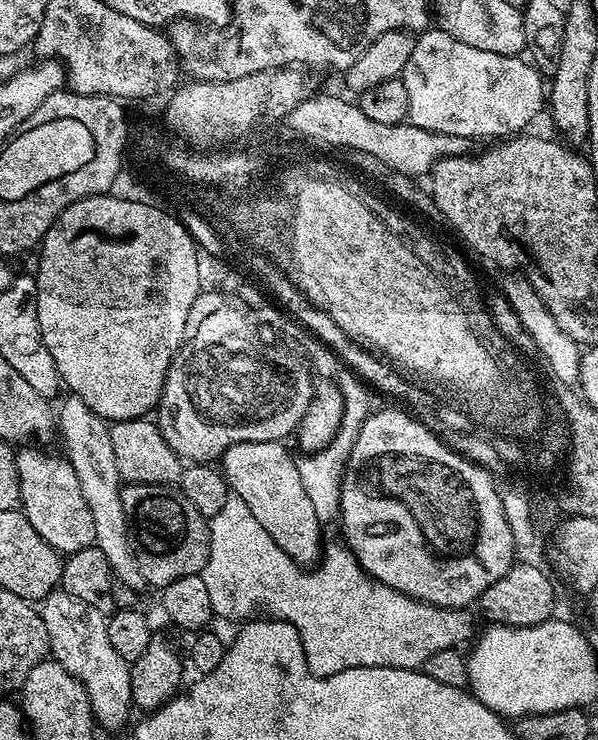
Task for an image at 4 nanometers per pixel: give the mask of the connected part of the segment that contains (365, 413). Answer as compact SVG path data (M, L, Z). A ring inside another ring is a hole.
M345 368L338 370L334 377L334 383L343 398L343 418L340 428L327 447L316 452L299 455L296 459L302 486L313 504L314 514L317 515L321 524L335 523L339 519L341 478L344 476L346 462L349 453L353 450L354 442L357 441L358 434L361 433L364 421L372 415L376 406L373 402L375 398L373 391L355 373Z

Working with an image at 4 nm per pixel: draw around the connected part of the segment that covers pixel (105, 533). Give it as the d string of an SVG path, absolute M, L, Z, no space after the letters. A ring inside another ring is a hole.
M68 394L63 397L64 405L58 408L58 436L64 439L63 451L70 466L78 474L78 486L82 486L82 498L90 506L90 515L94 518L95 547L106 554L115 579L126 582L126 586L137 590L145 587L142 570L134 558L132 543L128 537L129 524L126 522L126 510L122 510L122 481L118 474L118 465L114 463L114 446L110 442L109 421L102 419L82 398Z

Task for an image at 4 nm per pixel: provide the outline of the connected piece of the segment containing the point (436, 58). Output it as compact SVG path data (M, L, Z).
M425 30L416 36L414 54L406 62L402 79L410 98L407 123L438 134L511 138L523 133L527 129L524 127L546 108L546 80L535 64L520 56L490 54L490 50L466 46L466 42L458 42L458 38L439 30Z

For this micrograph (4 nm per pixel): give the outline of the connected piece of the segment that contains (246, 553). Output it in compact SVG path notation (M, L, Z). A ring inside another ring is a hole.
M228 495L226 506L210 517L208 529L210 558L202 575L207 593L210 594L213 613L224 620L239 622L247 622L257 614L290 621L300 635L308 669L316 676L333 676L351 668L416 670L442 650L460 648L464 643L467 645L477 631L477 617L472 617L471 611L427 604L372 579L356 561L356 555L346 546L335 548L325 543L319 566L305 570L290 558L290 554L286 554L286 550L282 550L282 546L278 546L278 542L274 542L274 538L270 538L270 534L266 534L266 530L262 530L258 518L250 514L250 506L246 506L246 502L242 502L238 495Z

